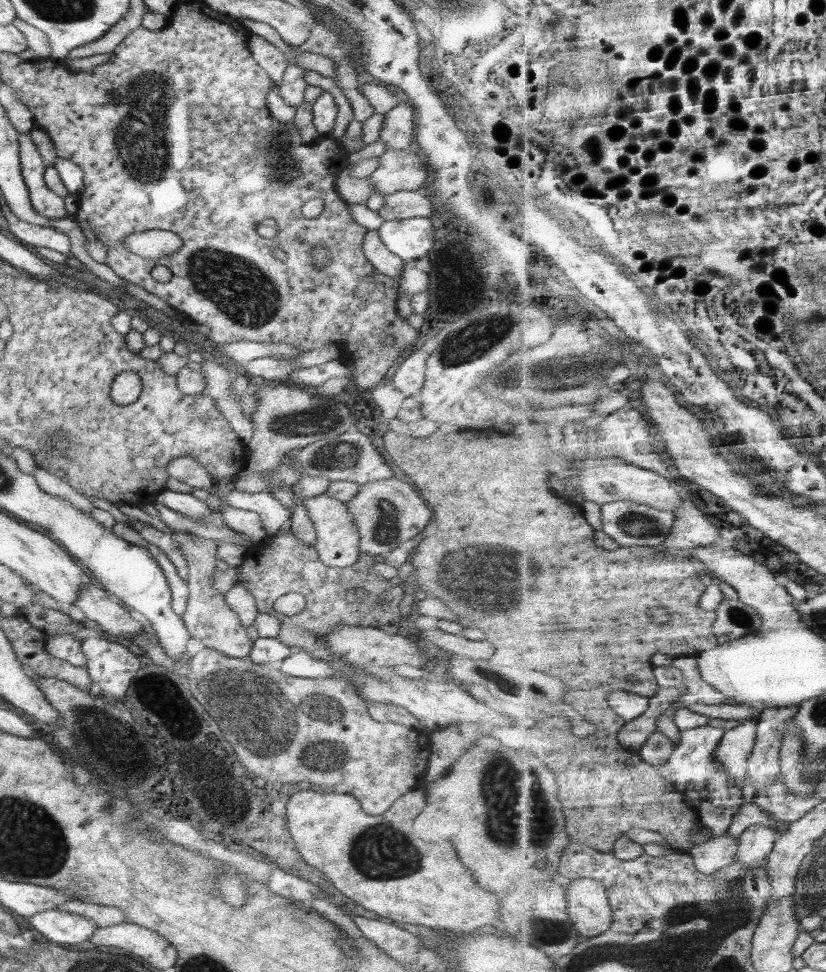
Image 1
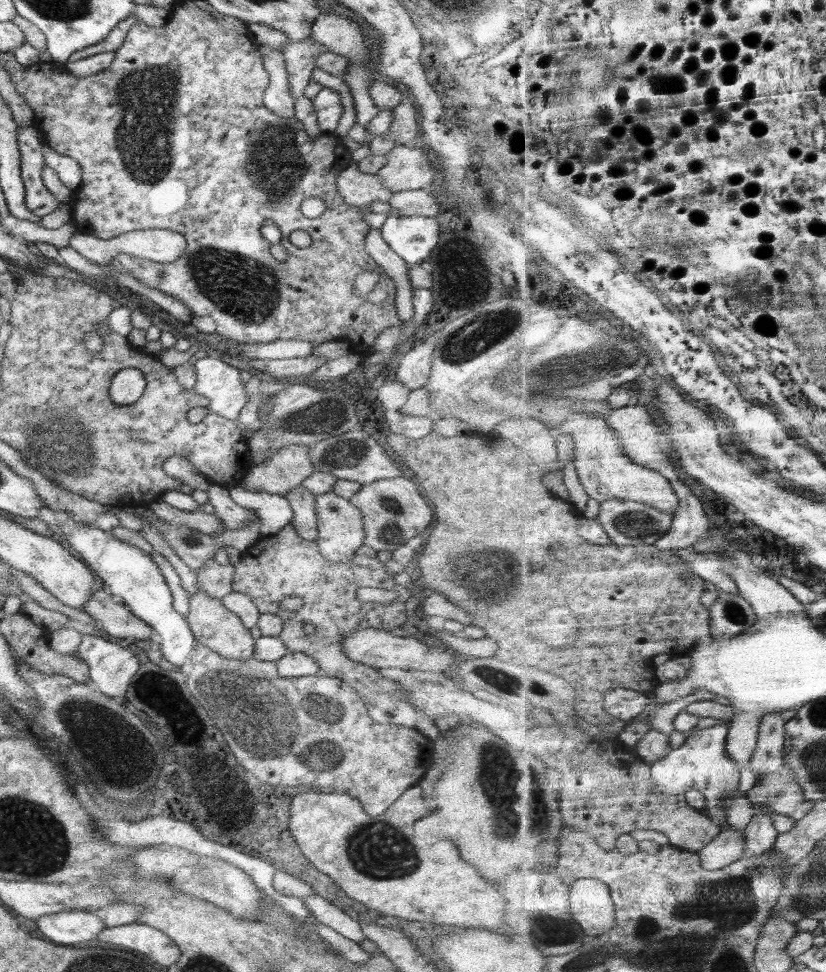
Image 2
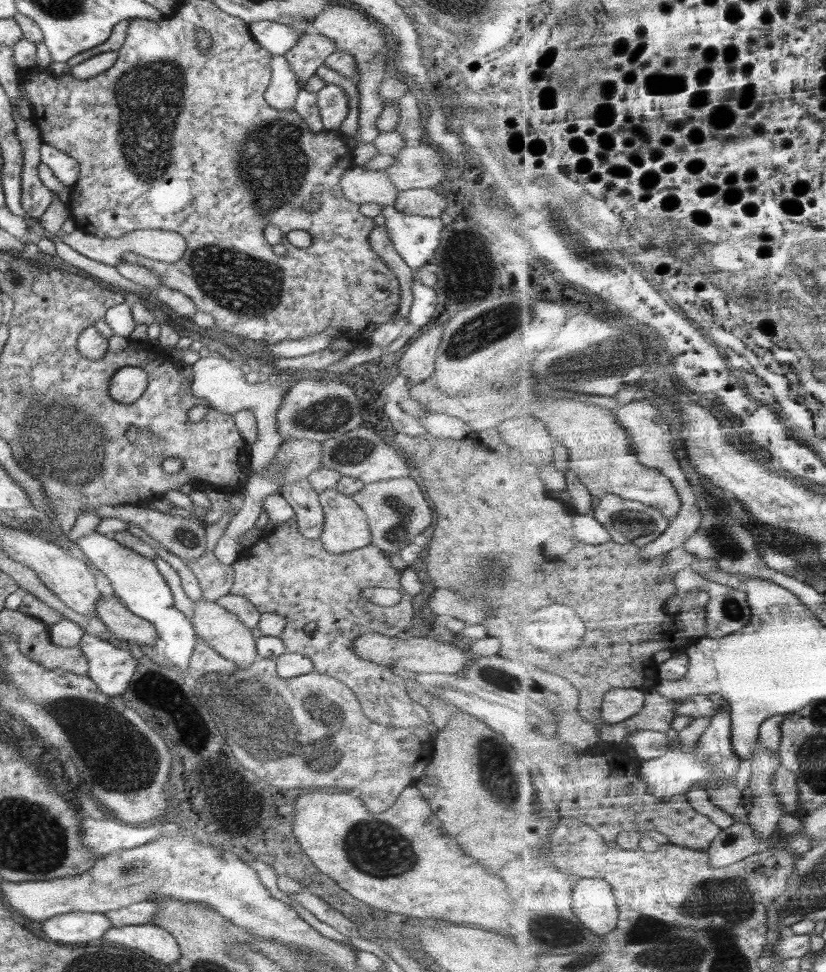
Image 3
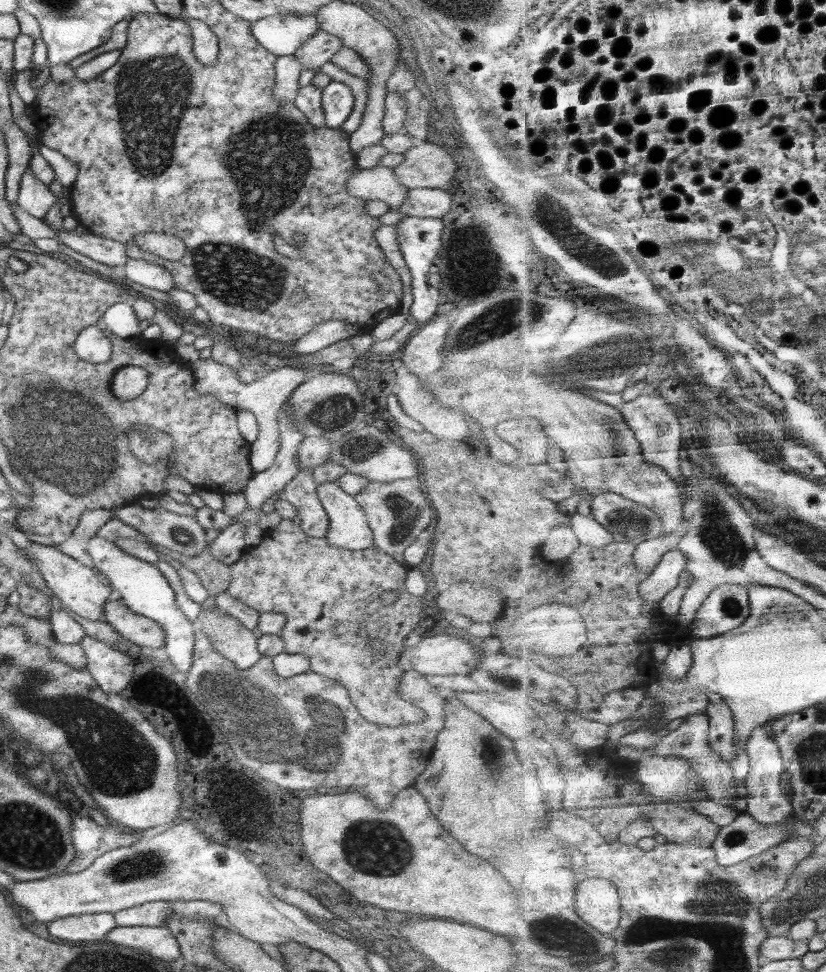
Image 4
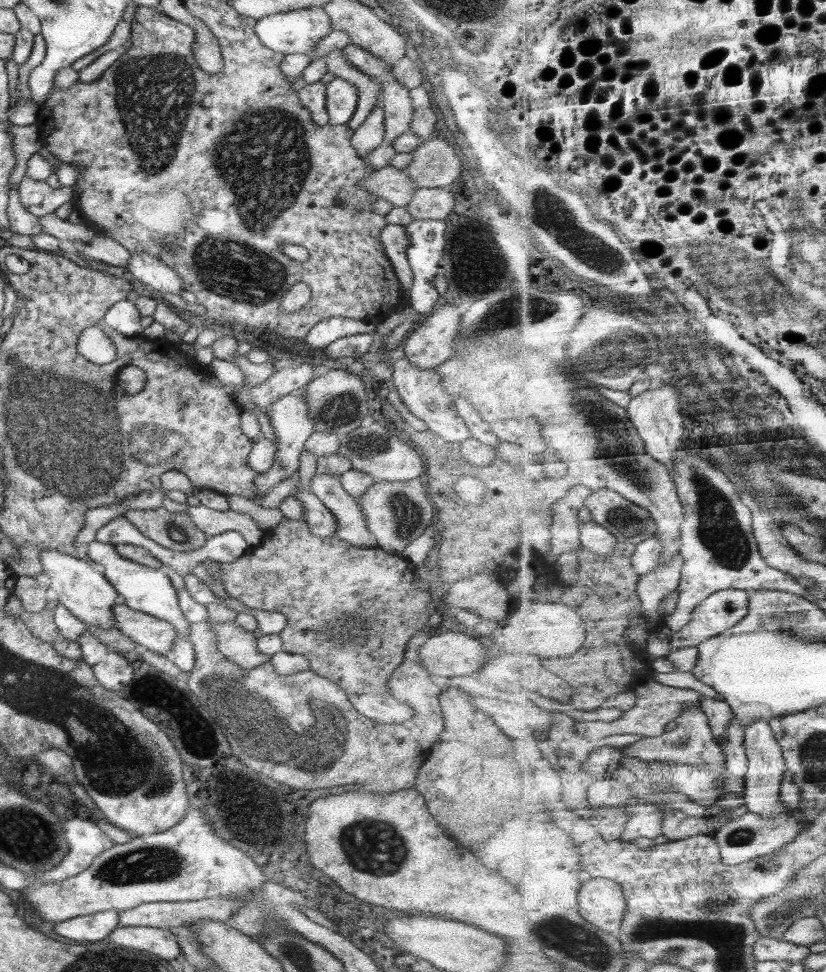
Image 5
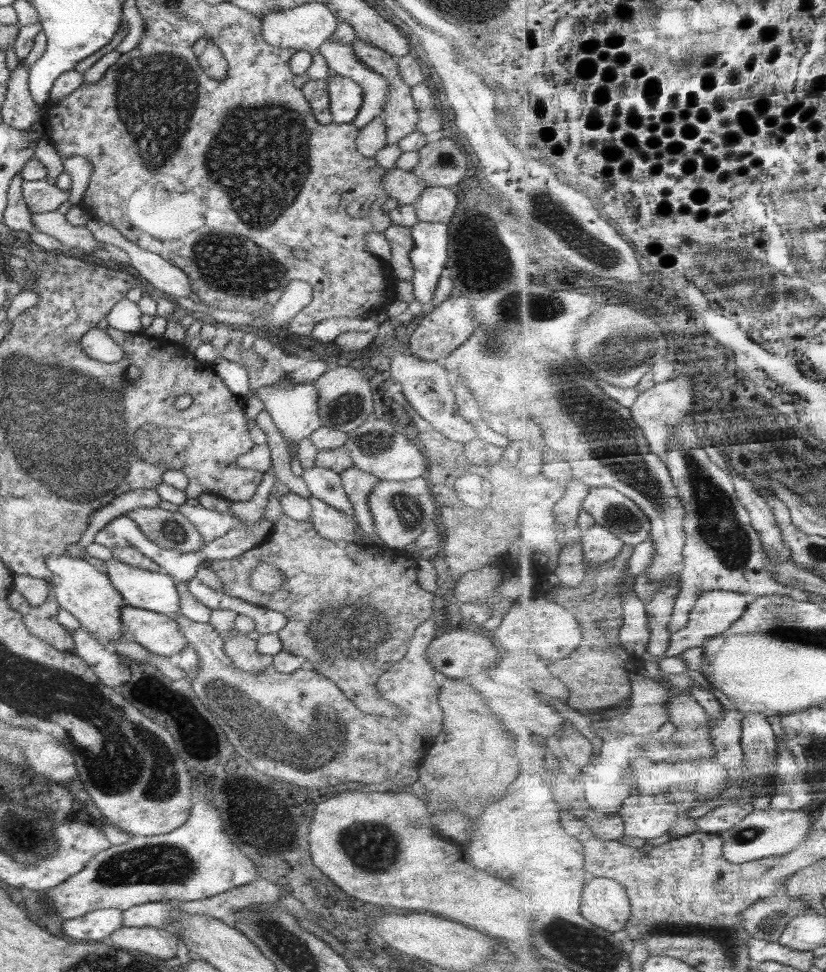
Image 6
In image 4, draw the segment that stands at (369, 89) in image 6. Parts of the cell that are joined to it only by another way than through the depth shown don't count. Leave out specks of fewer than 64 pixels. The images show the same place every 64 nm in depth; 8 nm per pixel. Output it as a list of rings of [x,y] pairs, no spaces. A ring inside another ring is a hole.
[[[331,60],[326,62],[326,64],[323,64],[319,72],[327,74],[332,81],[343,82],[352,89],[352,94],[355,98],[354,106],[350,116],[348,116],[341,126],[346,132],[349,132],[349,134],[352,135],[362,122],[362,115],[364,114],[367,103],[367,90],[369,89],[367,79],[354,76],[353,74],[338,68],[338,66],[335,65],[335,62],[332,62]]]

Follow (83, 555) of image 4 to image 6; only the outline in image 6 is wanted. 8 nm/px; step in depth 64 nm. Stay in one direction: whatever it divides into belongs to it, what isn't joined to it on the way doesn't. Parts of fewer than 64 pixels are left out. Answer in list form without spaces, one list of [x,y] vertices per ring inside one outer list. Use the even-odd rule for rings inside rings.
[[[139,487],[117,496],[108,504],[97,508],[91,512],[90,522],[87,529],[83,532],[83,536],[77,542],[80,546],[86,548],[95,541],[96,533],[108,525],[114,518],[127,515],[130,510],[137,508],[154,508],[158,507],[160,495],[155,489],[148,487]]]

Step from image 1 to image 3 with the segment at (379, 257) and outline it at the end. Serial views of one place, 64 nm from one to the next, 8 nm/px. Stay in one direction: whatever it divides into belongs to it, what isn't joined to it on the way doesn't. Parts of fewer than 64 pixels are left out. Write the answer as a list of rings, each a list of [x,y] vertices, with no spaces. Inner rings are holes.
[[[385,225],[374,227],[368,235],[372,250],[386,263],[386,266],[396,275],[399,282],[399,316],[407,318],[413,303],[411,289],[414,271],[406,264],[406,261],[396,252],[392,241],[387,235]]]

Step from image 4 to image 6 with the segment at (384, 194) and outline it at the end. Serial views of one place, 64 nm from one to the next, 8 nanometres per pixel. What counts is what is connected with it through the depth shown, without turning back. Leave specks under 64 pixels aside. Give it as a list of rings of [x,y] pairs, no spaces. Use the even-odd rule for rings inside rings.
[[[398,167],[385,170],[381,184],[387,195],[397,200],[399,205],[413,204],[418,200],[419,194],[428,187],[412,171],[405,171]]]

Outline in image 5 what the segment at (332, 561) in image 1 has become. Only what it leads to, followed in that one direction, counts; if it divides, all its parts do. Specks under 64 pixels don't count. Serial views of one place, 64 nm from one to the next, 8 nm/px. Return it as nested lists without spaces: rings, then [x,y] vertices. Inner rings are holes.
[[[324,470],[315,471],[309,482],[311,491],[322,504],[334,514],[338,521],[335,537],[342,542],[349,542],[358,548],[374,548],[377,540],[367,529],[361,506],[350,496],[340,481],[340,476],[328,474]]]

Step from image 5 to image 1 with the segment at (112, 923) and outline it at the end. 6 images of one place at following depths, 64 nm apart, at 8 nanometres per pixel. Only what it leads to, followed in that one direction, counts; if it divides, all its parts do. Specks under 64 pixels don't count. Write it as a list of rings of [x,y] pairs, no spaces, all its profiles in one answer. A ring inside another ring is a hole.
[[[45,910],[26,918],[49,941],[58,945],[84,944],[97,931],[89,918],[64,910]]]

